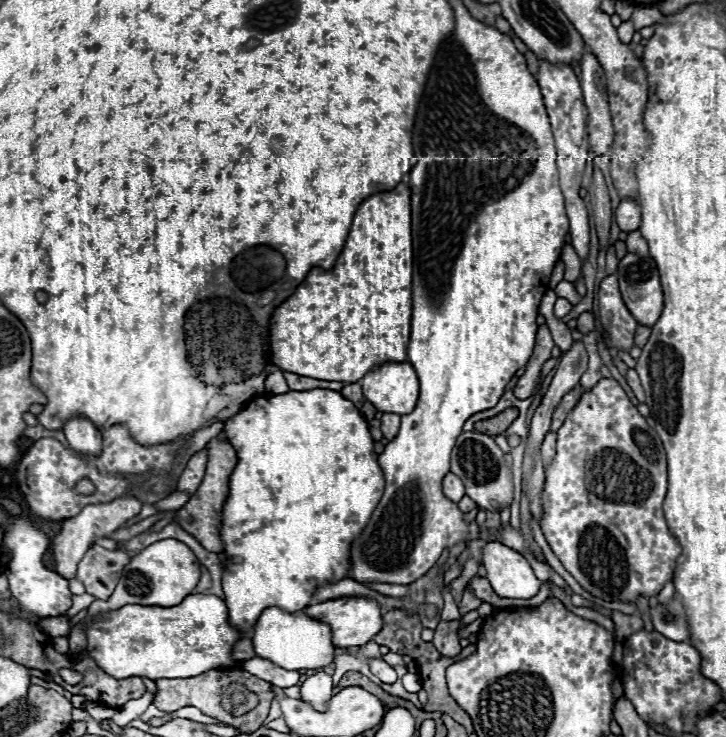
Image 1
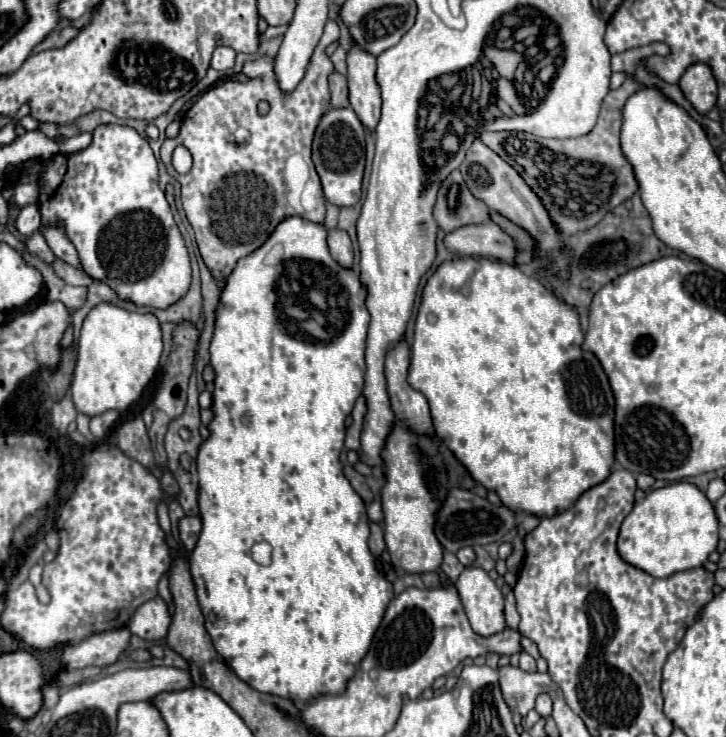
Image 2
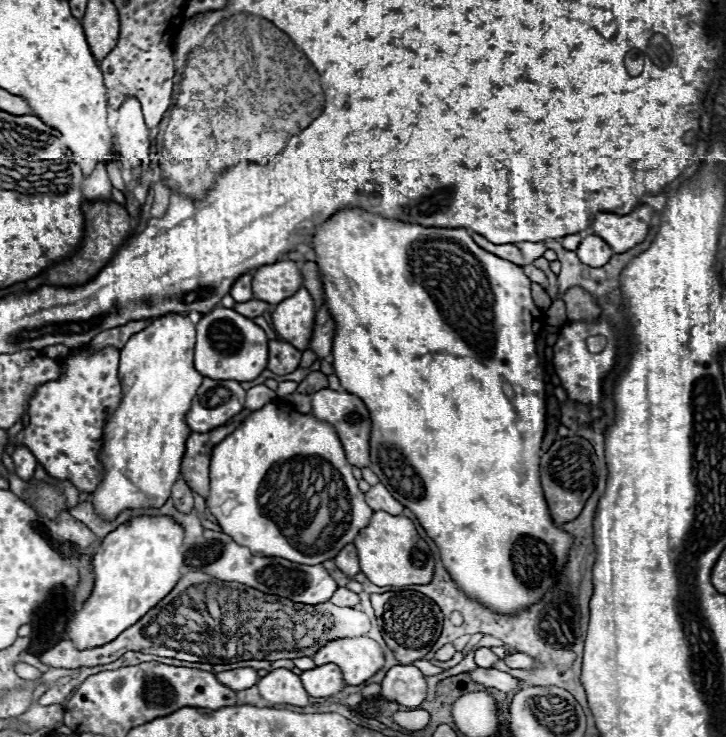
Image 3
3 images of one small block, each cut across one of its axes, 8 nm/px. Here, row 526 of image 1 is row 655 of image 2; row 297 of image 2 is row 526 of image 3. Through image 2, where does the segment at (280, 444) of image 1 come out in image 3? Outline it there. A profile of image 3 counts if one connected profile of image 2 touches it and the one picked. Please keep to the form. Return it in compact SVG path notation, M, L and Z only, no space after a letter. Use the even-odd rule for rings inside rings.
M270 402L266 404L264 408L252 412L230 436L226 436L226 440L222 440L214 452L212 452L212 464L210 464L210 496L206 498L206 506L208 510L216 516L218 524L222 526L222 530L234 538L234 542L238 542L240 546L248 546L250 552L254 556L278 556L278 558L286 558L290 562L298 562L298 564L322 564L324 560L330 560L334 558L346 544L352 542L352 538L356 538L356 534L368 526L368 518L374 514L374 510L364 502L364 492L358 488L358 480L352 476L352 466L346 462L346 456L344 456L344 450L342 450L342 444L334 432L334 428L328 424L328 422L320 422L316 420L314 416L310 414L298 414L288 402ZM340 494L340 524L332 524L332 544L314 544L314 540L310 542L310 534L306 530L310 530L312 522L318 518L320 510L328 510L328 504L330 504L330 510L332 510L332 498Z

